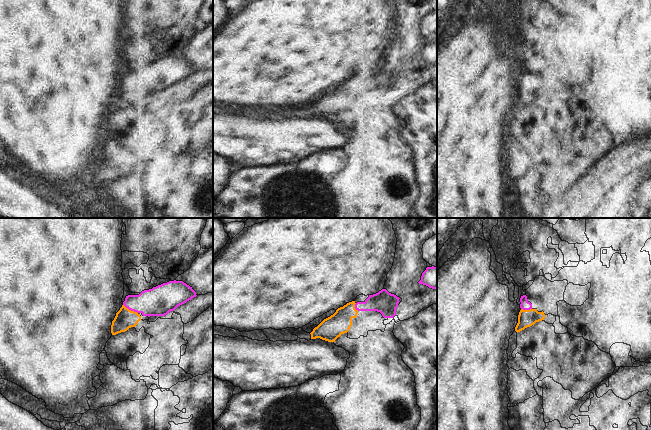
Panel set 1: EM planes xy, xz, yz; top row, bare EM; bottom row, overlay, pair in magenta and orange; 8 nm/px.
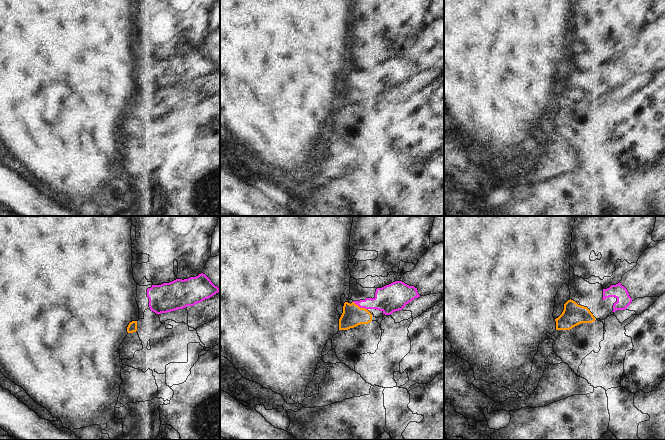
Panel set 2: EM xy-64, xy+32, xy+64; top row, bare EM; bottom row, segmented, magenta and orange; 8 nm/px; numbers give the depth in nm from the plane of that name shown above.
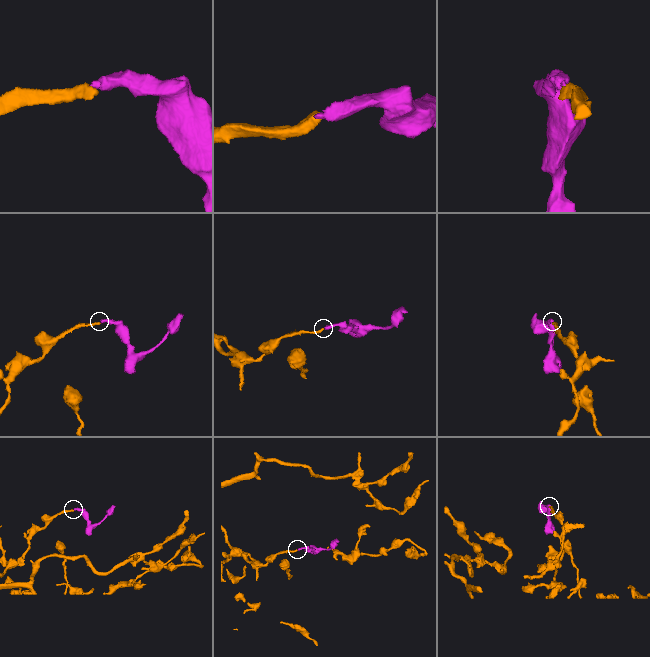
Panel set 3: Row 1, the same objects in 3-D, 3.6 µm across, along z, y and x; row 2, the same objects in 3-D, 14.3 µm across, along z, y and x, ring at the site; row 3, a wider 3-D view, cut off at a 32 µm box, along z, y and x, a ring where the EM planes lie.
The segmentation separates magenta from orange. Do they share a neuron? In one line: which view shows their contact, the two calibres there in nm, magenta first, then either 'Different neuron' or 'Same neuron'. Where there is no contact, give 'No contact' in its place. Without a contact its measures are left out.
Touches magenta in xy. Thickness 240 nm (magenta) against 160 nm. Same neuron.

